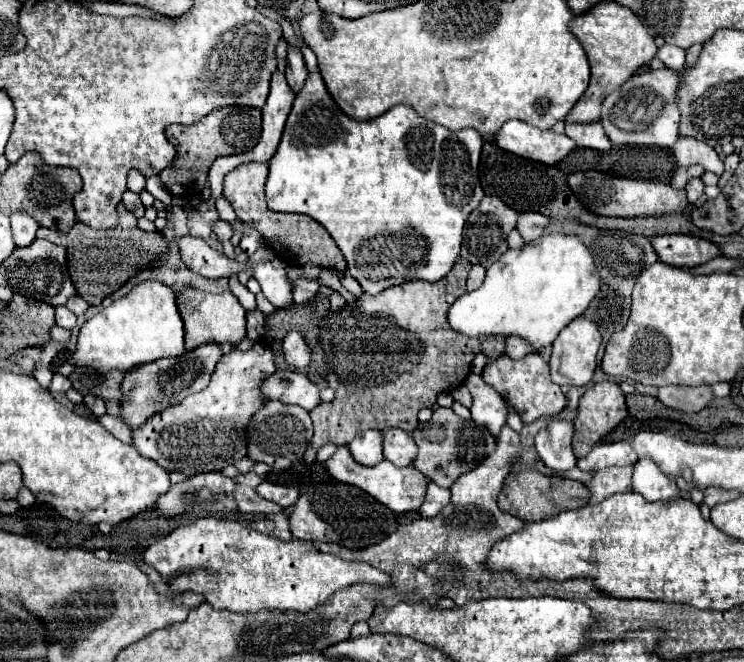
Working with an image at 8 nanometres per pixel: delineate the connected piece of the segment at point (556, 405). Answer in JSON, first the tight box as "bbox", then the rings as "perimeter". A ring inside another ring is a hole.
{"bbox":[481,353,567,423],"perimeter":[[[503,353],[497,359],[487,361],[481,377],[487,385],[491,385],[503,399],[507,399],[517,409],[523,423],[533,423],[539,417],[555,417],[557,413],[563,411],[567,403],[561,385],[551,381],[549,365],[539,353],[529,353],[523,359],[511,359]]]}

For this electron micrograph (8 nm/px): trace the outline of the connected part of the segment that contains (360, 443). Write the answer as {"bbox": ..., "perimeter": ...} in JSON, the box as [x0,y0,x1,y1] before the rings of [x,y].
{"bbox":[349,431,383,467],"perimeter":[[[363,431],[363,433],[359,433],[349,443],[349,451],[351,451],[351,455],[353,455],[353,459],[357,463],[367,465],[367,467],[377,465],[379,461],[383,461],[379,431]]]}

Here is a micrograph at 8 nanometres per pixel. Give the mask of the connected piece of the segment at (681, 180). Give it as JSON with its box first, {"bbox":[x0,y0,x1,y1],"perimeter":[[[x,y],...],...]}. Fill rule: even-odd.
{"bbox":[671,165,703,189],"perimeter":[[[695,165],[695,167],[677,167],[677,171],[673,173],[673,179],[671,179],[671,185],[675,189],[683,189],[685,183],[691,179],[691,177],[699,177],[703,173],[703,167]]]}

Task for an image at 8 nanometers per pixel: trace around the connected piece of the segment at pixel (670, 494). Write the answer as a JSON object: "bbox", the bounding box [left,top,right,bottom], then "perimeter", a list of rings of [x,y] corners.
{"bbox":[633,459,681,503],"perimeter":[[[643,459],[635,463],[635,473],[633,473],[633,493],[643,495],[647,501],[661,501],[661,503],[669,503],[673,497],[681,497],[681,489],[675,485],[675,481],[671,481],[669,477],[663,477],[663,473],[659,473],[659,467],[651,461],[651,459]]]}

